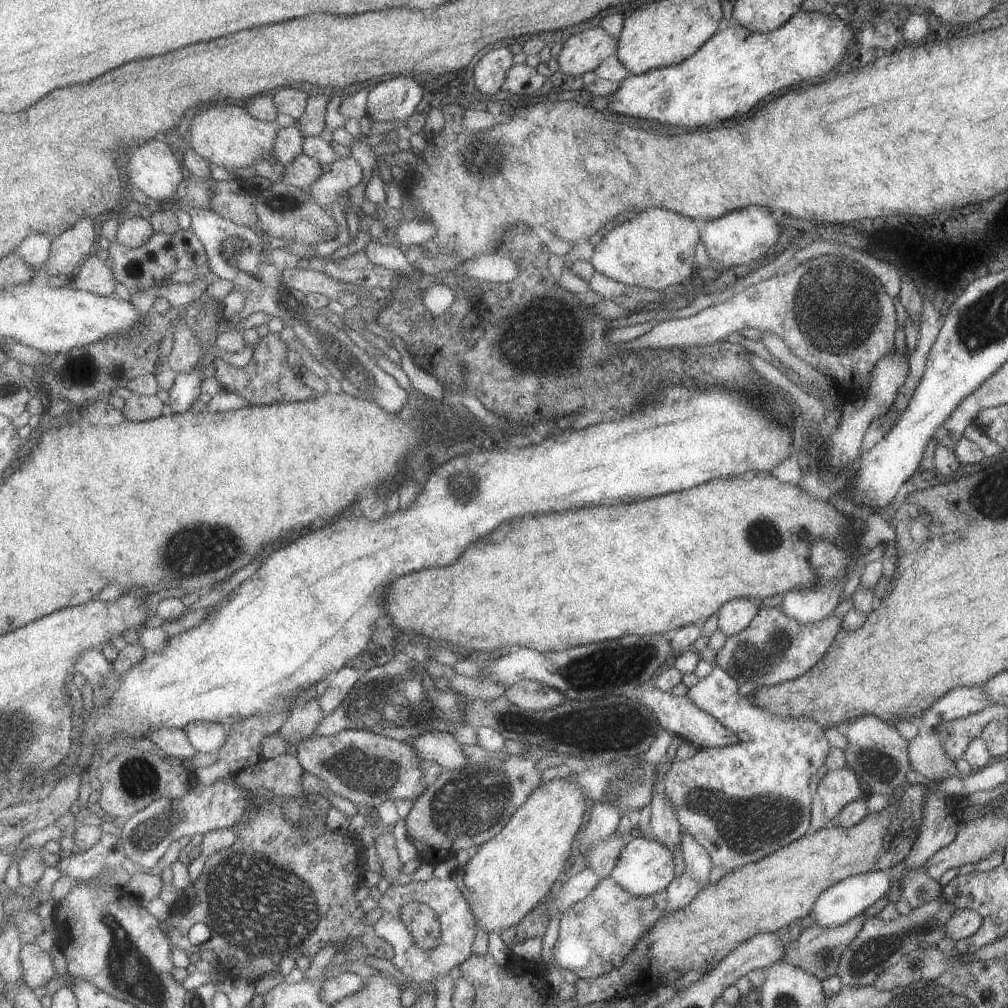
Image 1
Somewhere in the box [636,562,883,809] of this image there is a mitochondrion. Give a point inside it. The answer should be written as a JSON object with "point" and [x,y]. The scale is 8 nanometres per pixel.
{"point":[752,660]}

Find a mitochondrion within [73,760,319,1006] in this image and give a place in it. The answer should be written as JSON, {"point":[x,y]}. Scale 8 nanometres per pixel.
{"point":[129,967]}

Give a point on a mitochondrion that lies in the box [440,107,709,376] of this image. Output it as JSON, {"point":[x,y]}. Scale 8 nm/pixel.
{"point":[478,163]}

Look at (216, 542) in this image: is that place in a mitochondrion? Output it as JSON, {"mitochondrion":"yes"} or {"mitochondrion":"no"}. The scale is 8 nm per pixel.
{"mitochondrion":"yes"}

